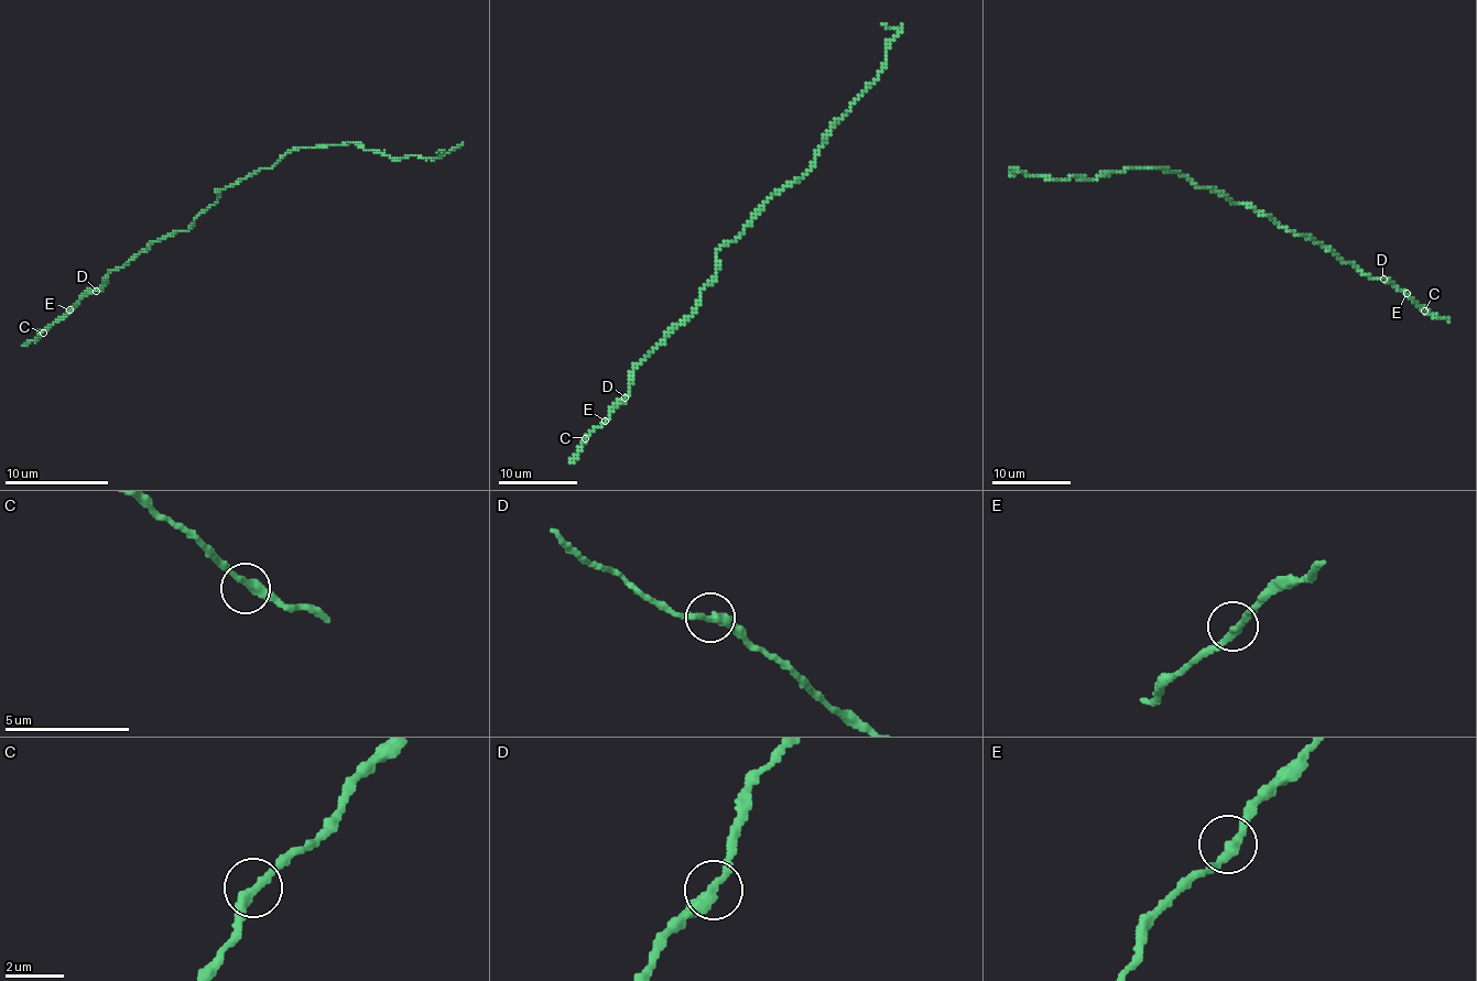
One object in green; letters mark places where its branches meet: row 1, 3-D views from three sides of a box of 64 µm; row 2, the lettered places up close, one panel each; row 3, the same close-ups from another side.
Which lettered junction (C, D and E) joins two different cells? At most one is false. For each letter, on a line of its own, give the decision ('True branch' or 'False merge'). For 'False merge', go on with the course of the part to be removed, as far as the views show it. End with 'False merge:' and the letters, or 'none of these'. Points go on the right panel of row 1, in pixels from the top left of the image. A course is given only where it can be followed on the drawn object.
C: True branch
D: True branch
E: True branch
False merge: none of these

